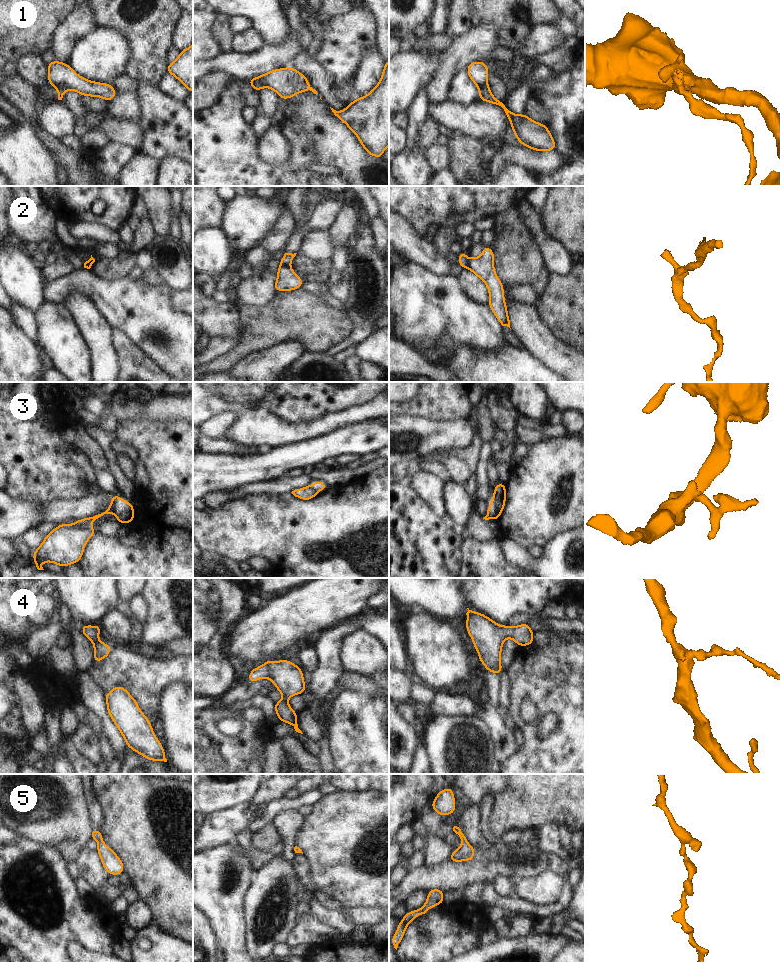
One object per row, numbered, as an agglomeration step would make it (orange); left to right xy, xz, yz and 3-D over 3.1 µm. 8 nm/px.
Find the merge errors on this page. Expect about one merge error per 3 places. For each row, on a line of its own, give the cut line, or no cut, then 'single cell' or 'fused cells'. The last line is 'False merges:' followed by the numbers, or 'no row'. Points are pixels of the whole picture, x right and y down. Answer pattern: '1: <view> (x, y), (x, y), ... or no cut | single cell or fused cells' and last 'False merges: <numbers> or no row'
1: xz (251, 85), (255, 80), (258, 80), (263, 86) | fused cells
2: xz (281, 264), (289, 266) | fused cells
3: yz (492, 501), (498, 517) | fused cells
4: no cut | single cell
5: no cut | single cell
False merges: 1, 2, 3

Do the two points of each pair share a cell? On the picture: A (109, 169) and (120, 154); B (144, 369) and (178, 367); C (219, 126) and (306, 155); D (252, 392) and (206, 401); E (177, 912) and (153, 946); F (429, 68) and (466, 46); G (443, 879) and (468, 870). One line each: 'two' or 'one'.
A: one
B: two
C: one
D: one
E: two
F: two
G: one

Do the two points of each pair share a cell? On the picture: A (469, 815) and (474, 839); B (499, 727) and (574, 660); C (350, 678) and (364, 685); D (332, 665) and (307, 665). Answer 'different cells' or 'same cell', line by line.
A: same cell
B: different cells
C: same cell
D: different cells

